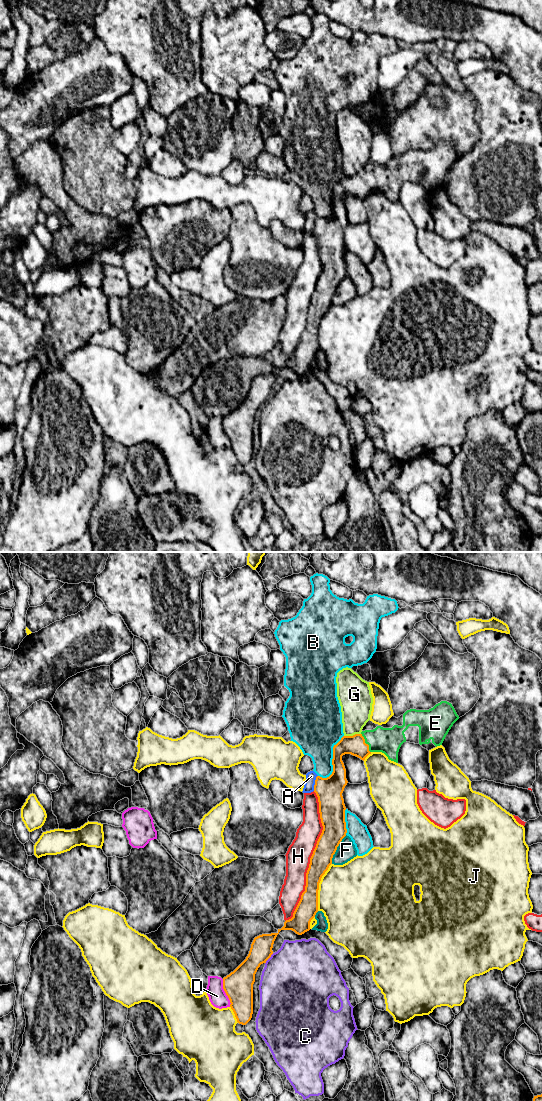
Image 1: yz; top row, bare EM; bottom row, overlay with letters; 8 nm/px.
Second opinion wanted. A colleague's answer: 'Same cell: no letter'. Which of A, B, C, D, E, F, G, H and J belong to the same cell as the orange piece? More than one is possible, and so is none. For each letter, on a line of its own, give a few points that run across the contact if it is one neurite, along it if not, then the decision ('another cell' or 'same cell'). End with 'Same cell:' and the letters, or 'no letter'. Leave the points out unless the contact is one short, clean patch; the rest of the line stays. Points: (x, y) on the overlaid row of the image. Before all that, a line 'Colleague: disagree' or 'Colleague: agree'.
Colleague: disagree
A: another cell
B: another cell
C: another cell
D: another cell
E: line yz (355, 745), (365, 743), (374, 740), (386, 740); same cell
F: another cell
G: another cell
H: another cell
J: another cell
Same cell: E

